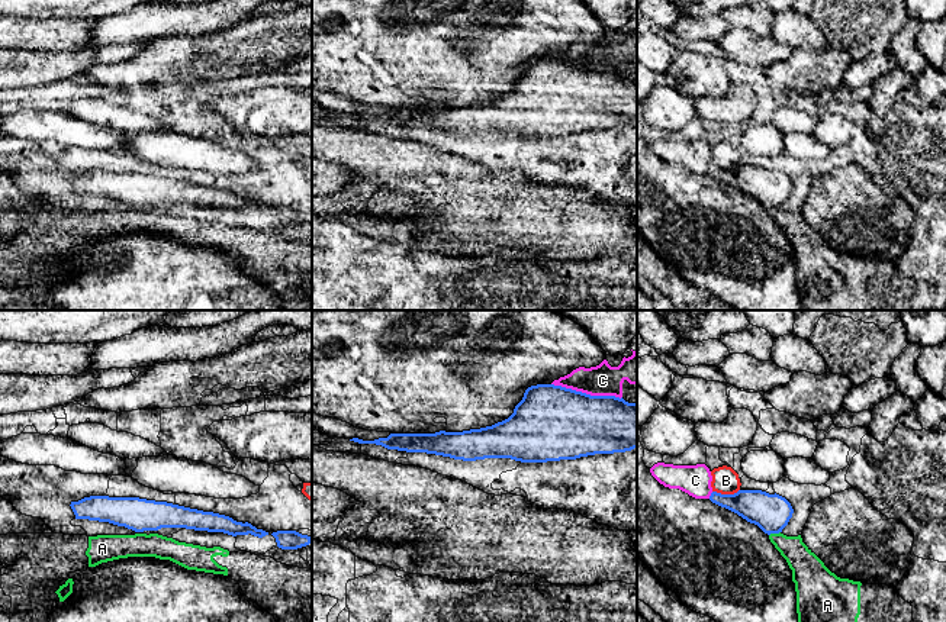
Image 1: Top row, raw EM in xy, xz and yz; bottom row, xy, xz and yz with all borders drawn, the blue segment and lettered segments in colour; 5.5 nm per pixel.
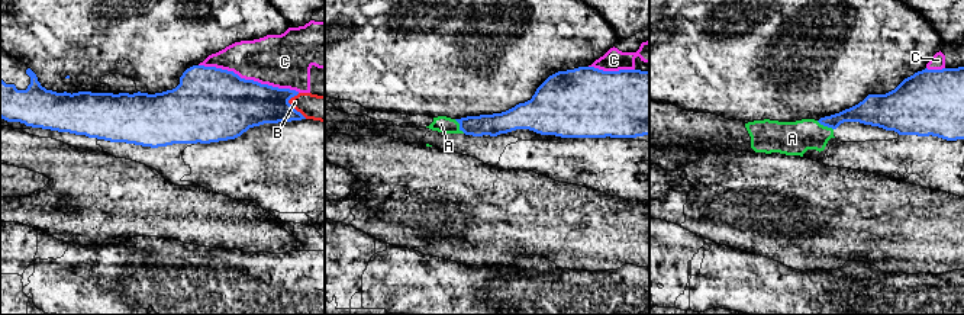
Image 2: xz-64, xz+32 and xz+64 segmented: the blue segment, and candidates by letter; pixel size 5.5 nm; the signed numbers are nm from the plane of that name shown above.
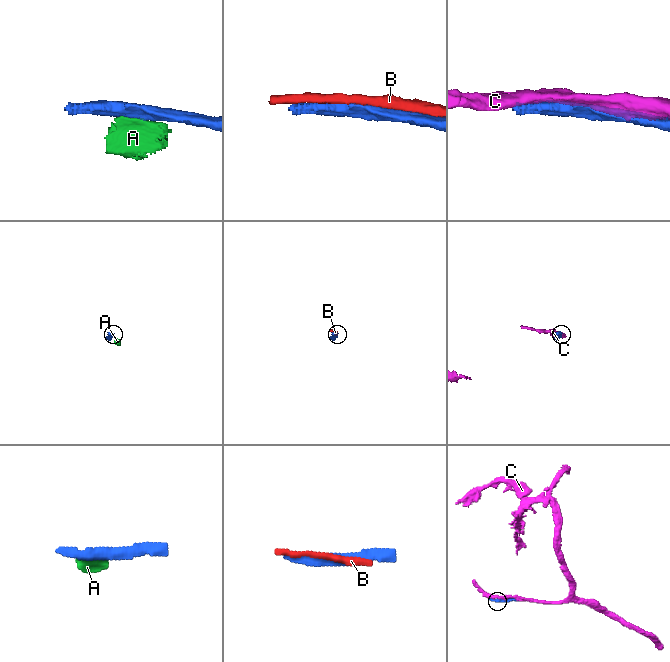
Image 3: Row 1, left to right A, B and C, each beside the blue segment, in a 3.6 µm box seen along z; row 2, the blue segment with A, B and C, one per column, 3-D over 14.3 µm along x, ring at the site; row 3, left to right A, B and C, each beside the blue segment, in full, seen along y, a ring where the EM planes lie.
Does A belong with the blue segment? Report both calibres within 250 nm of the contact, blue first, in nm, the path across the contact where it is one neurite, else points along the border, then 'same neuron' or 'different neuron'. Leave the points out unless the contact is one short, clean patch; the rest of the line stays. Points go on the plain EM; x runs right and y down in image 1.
calibres 200 and 160 nm; border yz (779, 206), (769, 210); different neuron

